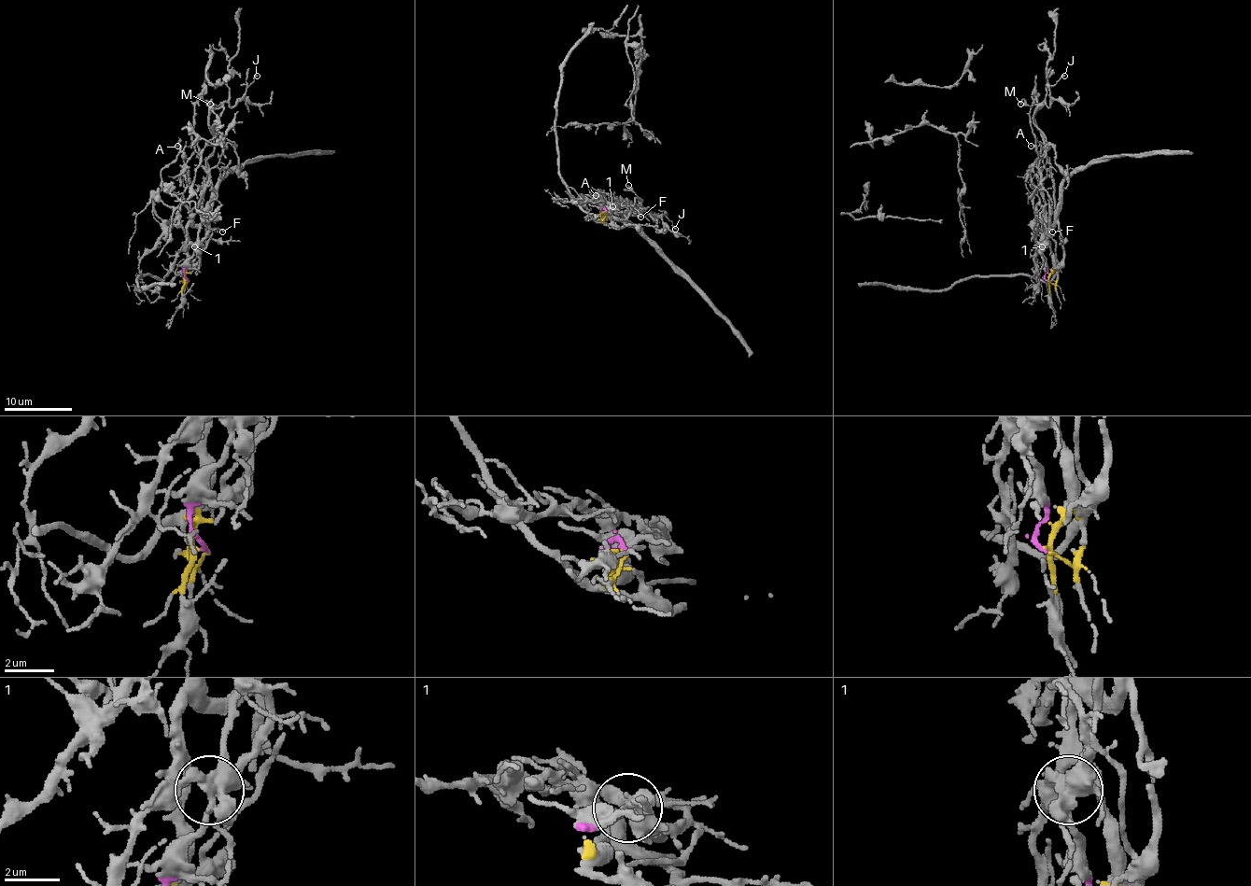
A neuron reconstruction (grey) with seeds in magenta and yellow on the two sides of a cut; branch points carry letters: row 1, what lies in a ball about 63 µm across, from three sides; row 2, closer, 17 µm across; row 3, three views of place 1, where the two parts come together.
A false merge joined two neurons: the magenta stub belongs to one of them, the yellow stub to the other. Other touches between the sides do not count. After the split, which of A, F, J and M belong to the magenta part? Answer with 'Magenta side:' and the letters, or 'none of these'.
Magenta side: J, M

